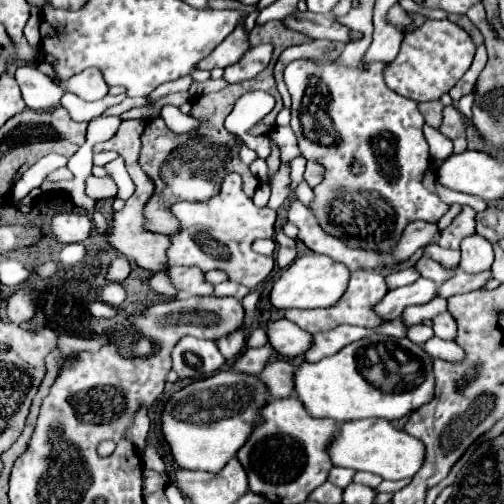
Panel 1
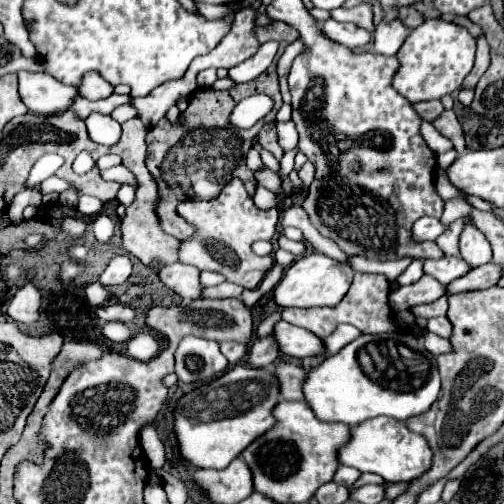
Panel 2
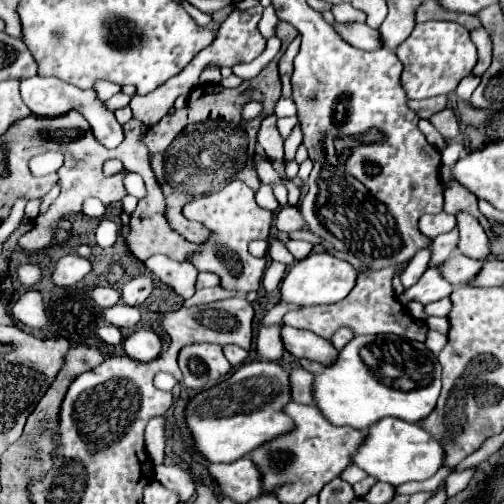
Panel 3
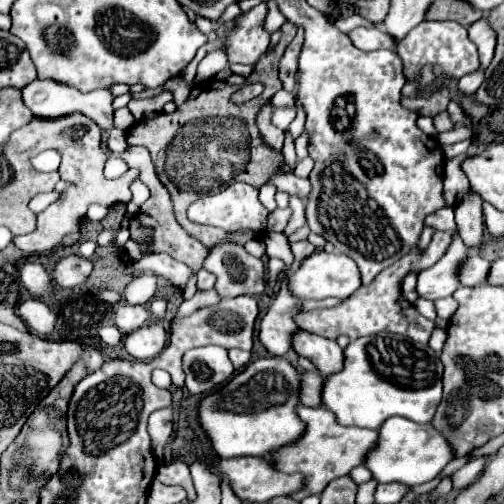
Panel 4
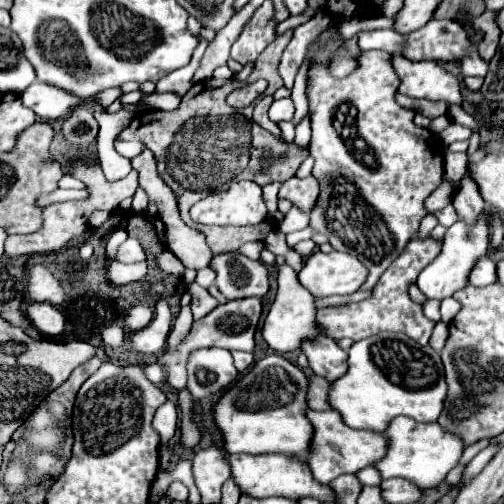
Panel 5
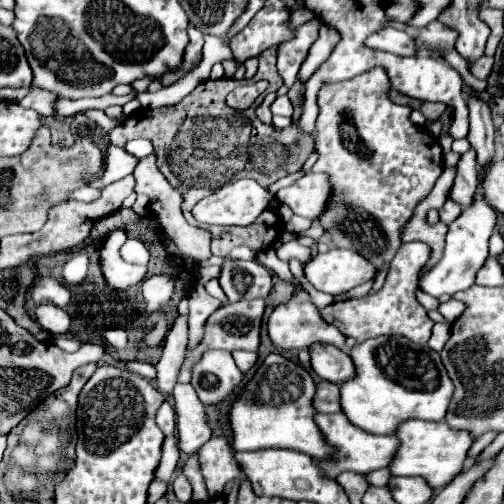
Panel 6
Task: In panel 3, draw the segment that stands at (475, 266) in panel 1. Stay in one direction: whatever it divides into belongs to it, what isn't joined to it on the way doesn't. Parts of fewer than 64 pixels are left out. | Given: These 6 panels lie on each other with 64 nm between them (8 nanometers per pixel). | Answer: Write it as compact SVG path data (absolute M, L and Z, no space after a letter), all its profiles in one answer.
M458 214L456 218L458 218L458 228L460 228L458 250L464 256L472 256L472 260L482 260L482 262L488 260L490 244L478 220L470 214Z

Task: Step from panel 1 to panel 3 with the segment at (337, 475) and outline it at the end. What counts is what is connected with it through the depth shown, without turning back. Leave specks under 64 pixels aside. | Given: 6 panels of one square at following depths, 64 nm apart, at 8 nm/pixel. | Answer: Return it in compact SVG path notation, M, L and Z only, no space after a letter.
M352 464L352 466L348 466L348 468L340 474L340 478L342 478L342 480L346 480L348 484L356 484L356 482L358 482L358 480L362 480L364 476L368 476L368 474L366 474L366 472L362 472L362 470L360 470L358 466L354 466L354 464Z

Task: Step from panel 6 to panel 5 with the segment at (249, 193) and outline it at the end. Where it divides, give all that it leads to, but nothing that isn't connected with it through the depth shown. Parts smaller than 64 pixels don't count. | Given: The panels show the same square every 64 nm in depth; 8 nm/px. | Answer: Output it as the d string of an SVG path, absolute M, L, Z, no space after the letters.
M234 182L228 190L196 202L190 208L190 218L200 224L260 224L266 220L262 188L254 182Z

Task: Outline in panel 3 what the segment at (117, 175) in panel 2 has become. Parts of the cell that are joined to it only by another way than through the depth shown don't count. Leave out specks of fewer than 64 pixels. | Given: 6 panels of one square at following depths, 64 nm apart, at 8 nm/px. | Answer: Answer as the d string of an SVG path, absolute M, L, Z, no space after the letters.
M122 169L118 174L124 176L123 183L130 195L136 197L138 200L146 195L145 184L140 175L126 169Z

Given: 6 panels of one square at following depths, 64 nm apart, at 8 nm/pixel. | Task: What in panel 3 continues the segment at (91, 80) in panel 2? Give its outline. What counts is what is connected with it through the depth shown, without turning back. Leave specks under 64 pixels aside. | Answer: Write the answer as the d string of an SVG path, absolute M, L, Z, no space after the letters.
M98 80L96 84L94 84L94 88L92 88L94 92L96 92L96 96L100 98L100 100L108 100L110 96L114 96L116 92L120 92L120 86L116 86L116 84L112 84L112 82L104 82L104 80Z

